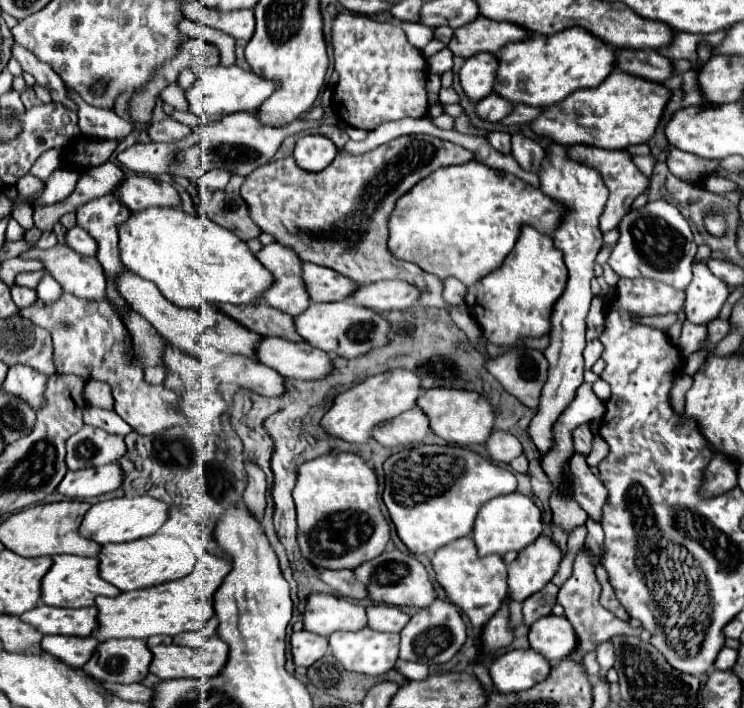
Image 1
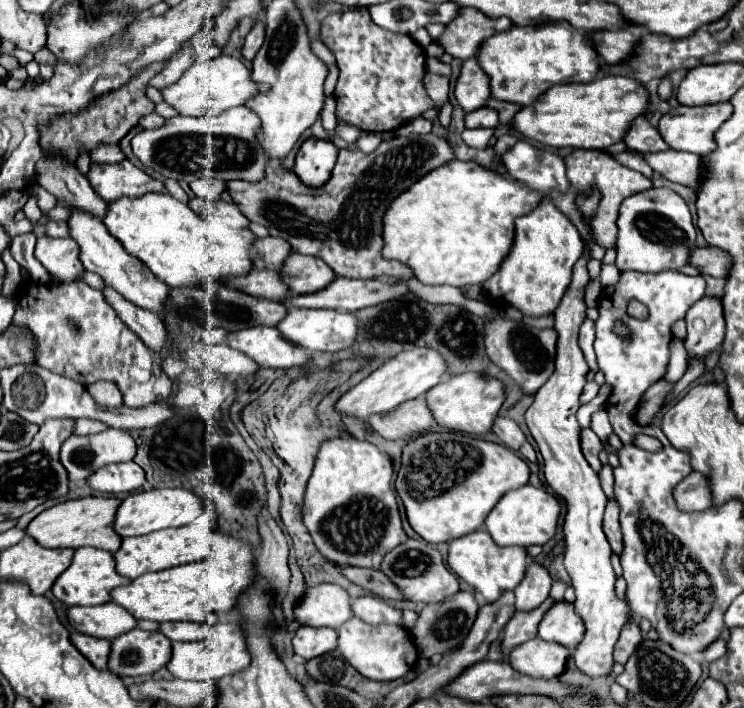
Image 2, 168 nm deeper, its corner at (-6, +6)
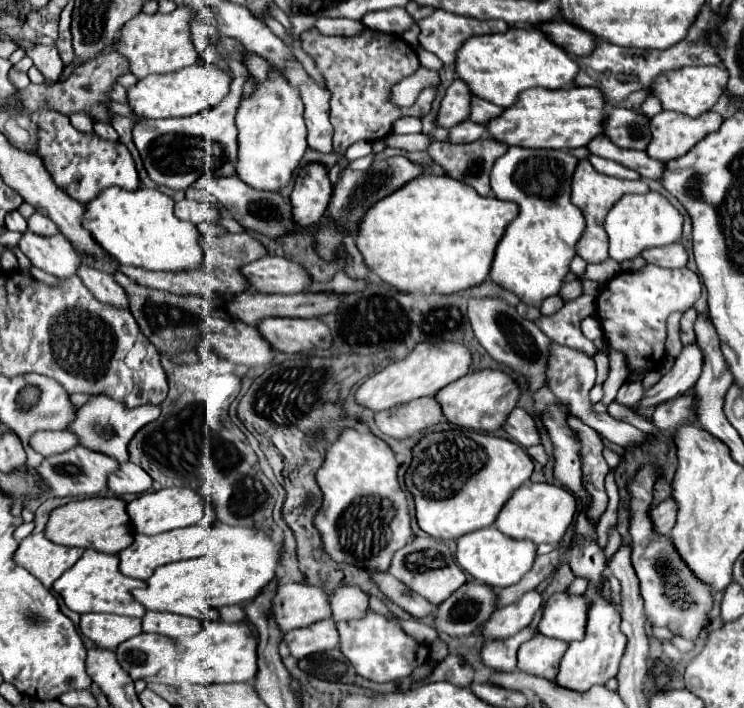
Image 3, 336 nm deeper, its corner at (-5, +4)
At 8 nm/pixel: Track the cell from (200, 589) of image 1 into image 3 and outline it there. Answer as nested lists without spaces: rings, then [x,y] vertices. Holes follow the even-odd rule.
[[[232,526],[232,530],[224,552],[160,566],[150,576],[146,588],[134,590],[134,598],[148,610],[170,610],[198,620],[208,620],[208,608],[252,602],[276,576],[282,544],[276,544],[264,530],[242,526]]]

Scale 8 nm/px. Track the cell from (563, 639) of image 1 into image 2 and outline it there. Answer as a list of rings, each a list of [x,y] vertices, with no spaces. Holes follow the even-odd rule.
[[[555,602],[539,624],[539,638],[557,642],[569,650],[577,648],[577,644],[583,640],[583,632],[583,620],[575,614],[573,604],[567,602]]]

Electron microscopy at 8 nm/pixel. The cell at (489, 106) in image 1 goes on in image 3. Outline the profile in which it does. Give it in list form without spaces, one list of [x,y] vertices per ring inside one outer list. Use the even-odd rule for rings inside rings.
[[[464,120],[462,124],[458,124],[458,126],[454,126],[450,130],[448,142],[452,142],[452,144],[466,144],[466,142],[480,140],[484,134],[486,134],[486,128],[482,124],[474,124],[470,120]]]

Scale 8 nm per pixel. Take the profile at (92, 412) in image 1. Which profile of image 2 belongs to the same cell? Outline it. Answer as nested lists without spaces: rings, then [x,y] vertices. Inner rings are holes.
[[[79,418],[75,422],[75,432],[73,434],[97,434],[107,430],[107,424],[103,424],[101,420],[91,420],[91,418]]]

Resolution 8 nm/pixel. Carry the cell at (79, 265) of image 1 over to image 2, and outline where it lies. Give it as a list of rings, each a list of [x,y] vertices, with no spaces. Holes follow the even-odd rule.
[[[41,236],[35,246],[35,256],[61,282],[75,282],[85,272],[79,260],[79,244],[73,238]]]

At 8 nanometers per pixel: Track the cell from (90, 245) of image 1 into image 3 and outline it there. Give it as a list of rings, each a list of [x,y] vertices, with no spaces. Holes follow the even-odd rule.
[[[36,212],[28,218],[28,230],[34,234],[40,234],[40,236],[52,236],[58,228],[54,226],[54,222],[50,218]]]

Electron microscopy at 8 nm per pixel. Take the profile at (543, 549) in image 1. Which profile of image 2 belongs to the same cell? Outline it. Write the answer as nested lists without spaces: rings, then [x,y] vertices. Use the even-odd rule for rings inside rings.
[[[531,560],[523,580],[515,588],[517,610],[533,610],[549,596],[549,590],[551,590],[549,570],[543,564]]]

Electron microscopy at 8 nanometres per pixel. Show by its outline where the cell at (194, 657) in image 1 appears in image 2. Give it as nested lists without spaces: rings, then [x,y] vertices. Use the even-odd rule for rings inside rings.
[[[217,622],[217,624],[209,626],[209,636],[207,640],[199,640],[199,642],[171,642],[173,644],[173,656],[167,664],[167,670],[171,672],[171,676],[175,678],[183,678],[183,680],[201,680],[201,682],[215,682],[223,676],[241,672],[245,666],[249,666],[251,658],[245,646],[245,636],[243,630],[239,628],[237,622]],[[215,635],[215,636],[214,636]],[[225,664],[237,664],[237,666],[225,666]]]

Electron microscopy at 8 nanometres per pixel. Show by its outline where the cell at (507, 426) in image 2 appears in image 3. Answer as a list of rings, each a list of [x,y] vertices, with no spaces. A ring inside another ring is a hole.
[[[516,406],[506,424],[504,424],[504,430],[508,432],[508,436],[518,442],[520,446],[524,448],[530,448],[530,446],[536,446],[540,444],[540,434],[538,434],[538,426],[536,426],[536,420],[520,406]]]

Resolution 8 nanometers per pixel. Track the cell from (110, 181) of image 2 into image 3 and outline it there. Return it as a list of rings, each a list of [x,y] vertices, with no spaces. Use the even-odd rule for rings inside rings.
[[[36,110],[30,114],[30,120],[34,126],[38,126],[36,148],[46,170],[50,172],[56,186],[70,194],[70,198],[76,202],[86,204],[108,186],[120,186],[124,190],[136,190],[140,186],[134,160],[120,140],[104,140],[94,132],[82,134],[68,122],[68,116],[56,110]]]

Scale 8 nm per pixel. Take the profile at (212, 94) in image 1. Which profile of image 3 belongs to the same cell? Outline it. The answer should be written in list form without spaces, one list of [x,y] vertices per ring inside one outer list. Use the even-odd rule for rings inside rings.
[[[194,64],[170,74],[150,74],[126,90],[128,106],[134,116],[170,118],[194,116],[210,106],[216,106],[230,92],[230,78],[220,68],[210,64]]]

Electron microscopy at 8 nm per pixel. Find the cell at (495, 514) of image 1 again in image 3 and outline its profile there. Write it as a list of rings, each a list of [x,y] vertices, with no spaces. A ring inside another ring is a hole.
[[[530,482],[514,490],[506,506],[500,510],[494,526],[500,528],[510,538],[518,538],[518,540],[530,538],[534,544],[546,542],[556,546],[564,538],[574,516],[576,516],[576,498],[572,492],[548,482],[542,482],[542,484]]]

